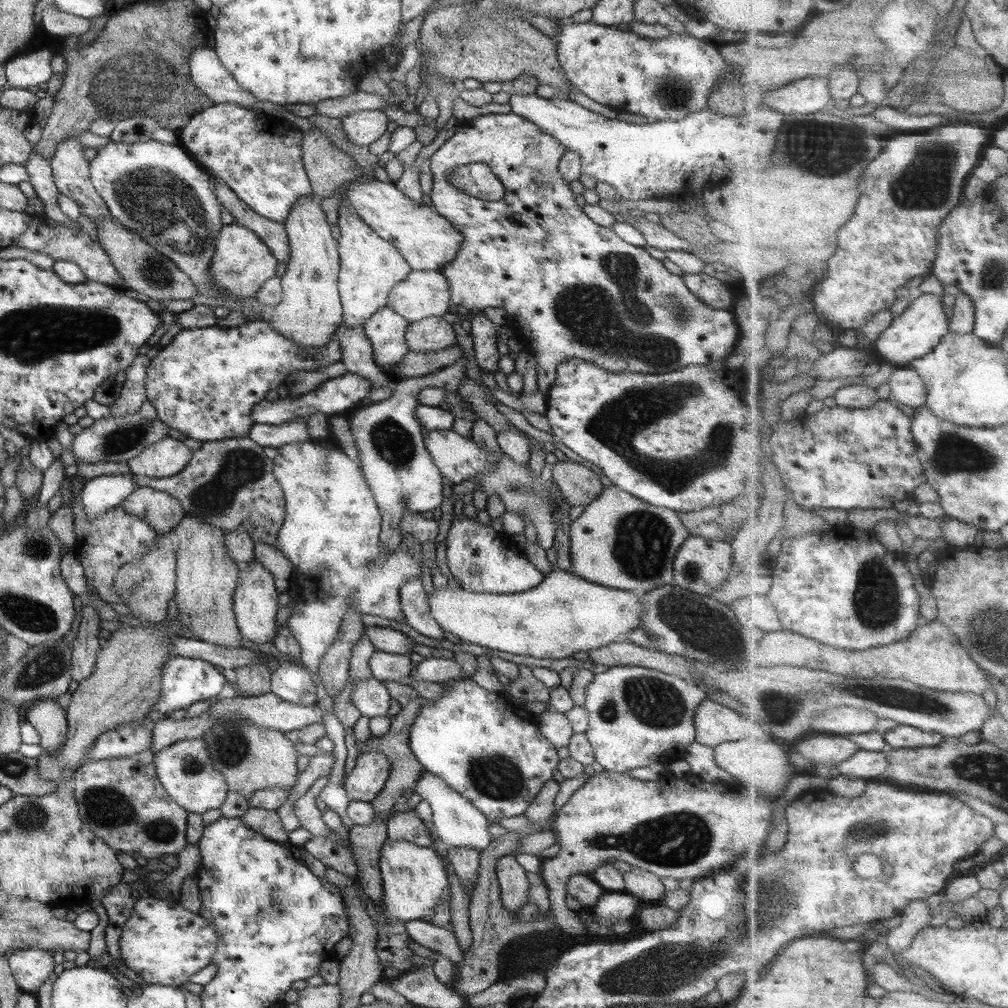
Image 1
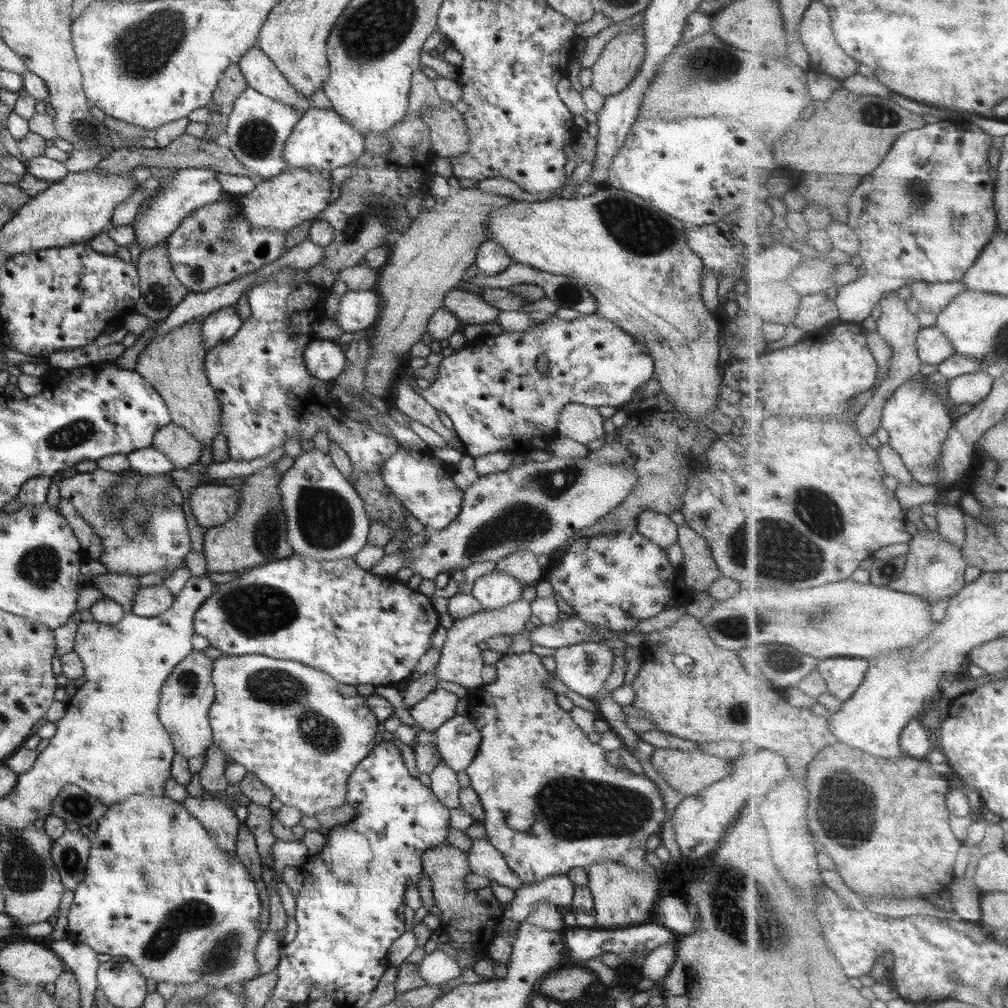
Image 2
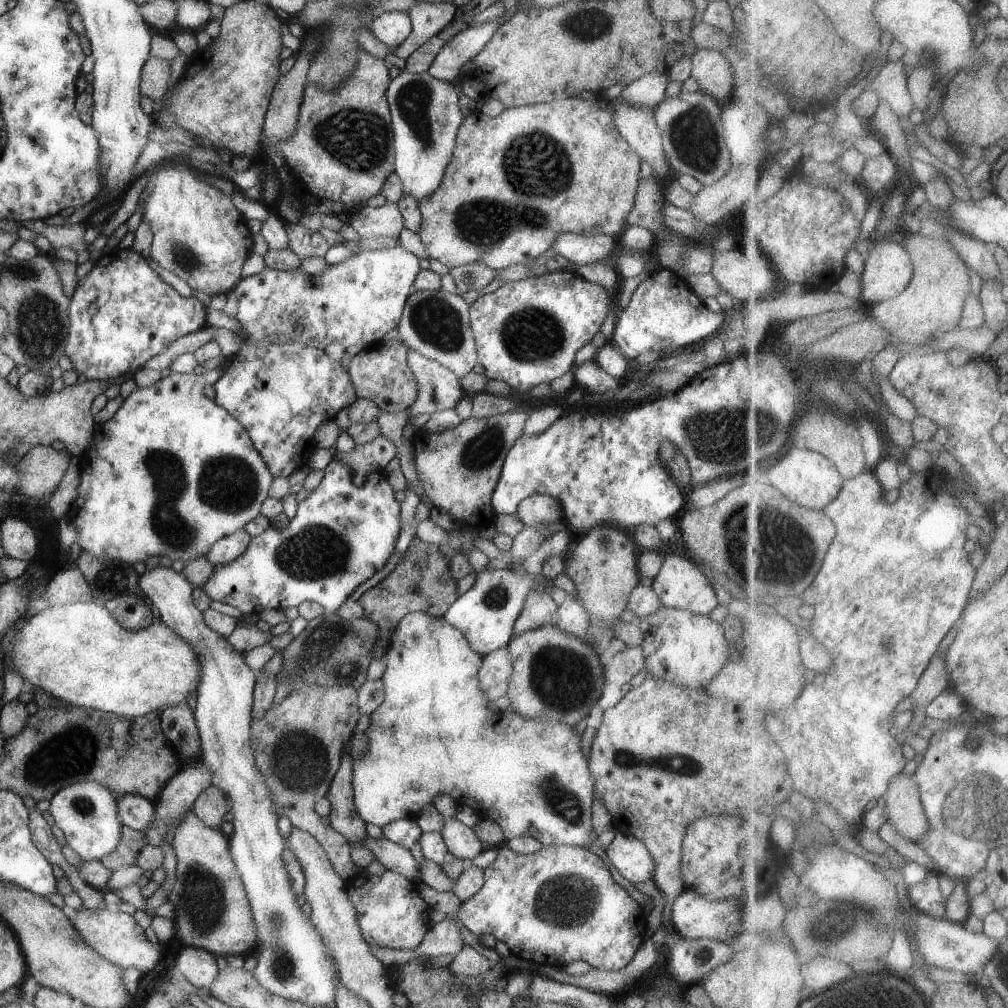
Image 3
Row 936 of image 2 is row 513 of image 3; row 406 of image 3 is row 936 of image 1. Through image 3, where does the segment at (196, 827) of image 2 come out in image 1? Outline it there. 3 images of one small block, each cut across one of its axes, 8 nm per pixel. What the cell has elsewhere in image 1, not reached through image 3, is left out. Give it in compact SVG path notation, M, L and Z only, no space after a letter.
M140 897L120 933L120 961L142 978L140 986L181 986L213 963L220 937L212 922L199 912L184 908L179 900Z

